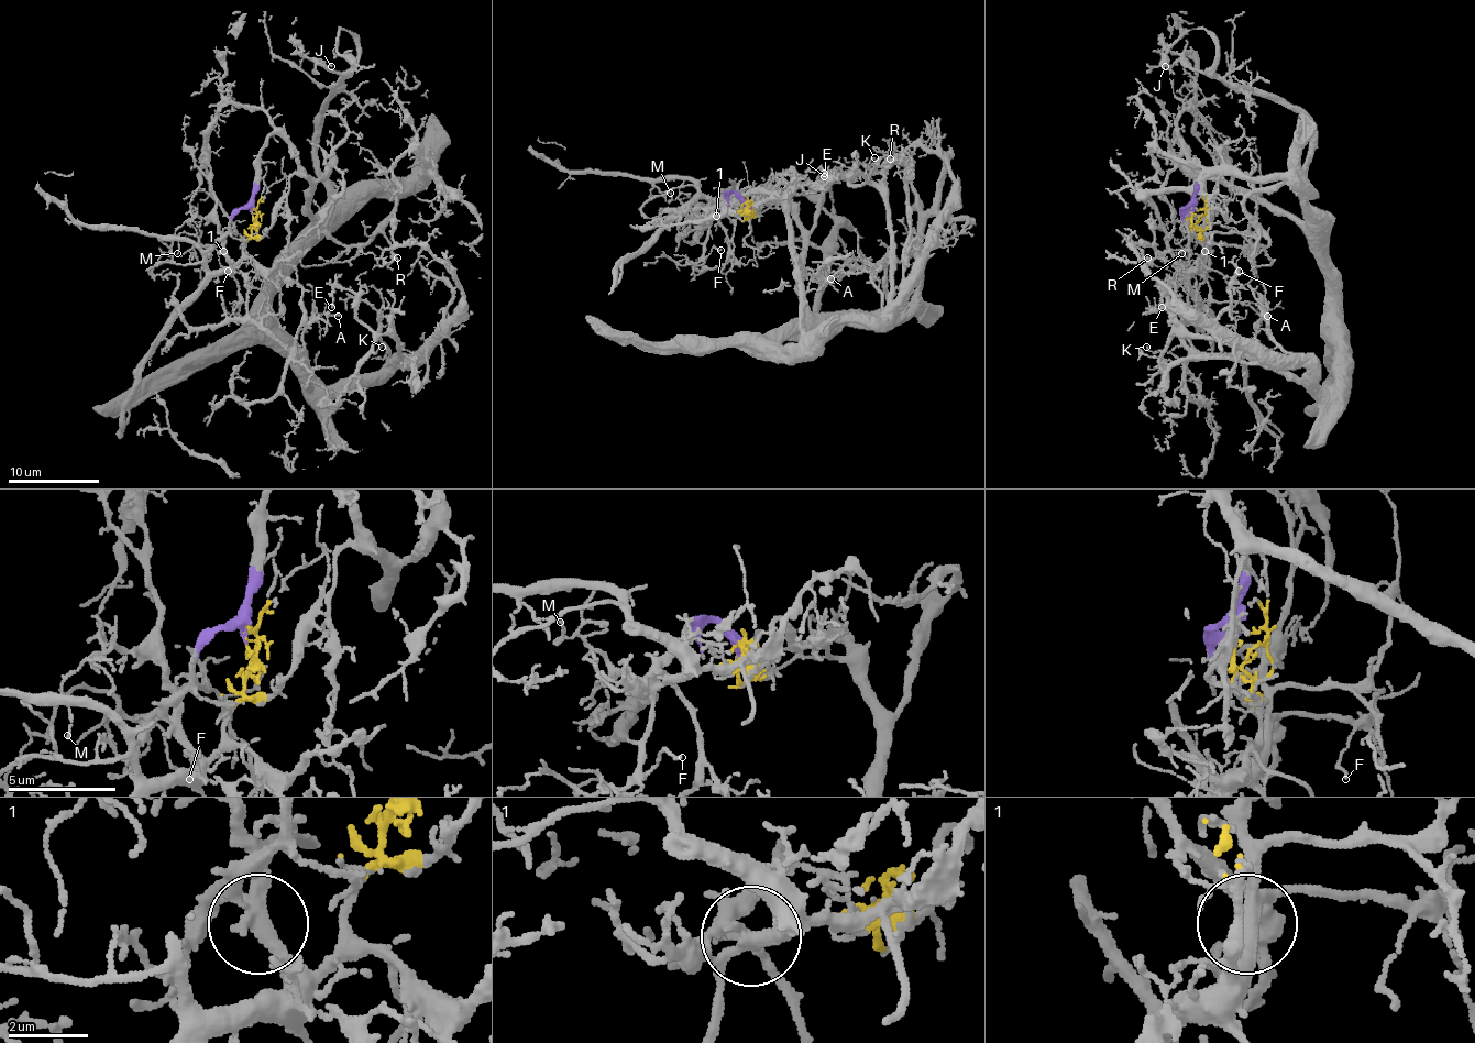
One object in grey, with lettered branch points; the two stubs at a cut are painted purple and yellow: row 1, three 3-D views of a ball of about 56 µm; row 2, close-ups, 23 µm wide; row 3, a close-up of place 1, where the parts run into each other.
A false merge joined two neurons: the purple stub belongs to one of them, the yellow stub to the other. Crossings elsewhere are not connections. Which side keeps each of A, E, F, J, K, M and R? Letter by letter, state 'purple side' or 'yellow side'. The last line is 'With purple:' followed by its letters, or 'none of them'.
A: purple side
E: purple side
F: yellow side
J: purple side
K: purple side
M: yellow side
R: purple side
With purple: A, E, J, K, R

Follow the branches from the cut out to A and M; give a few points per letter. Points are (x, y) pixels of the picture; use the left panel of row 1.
A: (252, 212), (277, 133), (309, 176), (311, 227), (271, 297), (275, 342), (311, 387), (303, 331), (339, 315)
M: (252, 215), (239, 261), (226, 251), (219, 227), (198, 217), (175, 231), (177, 253)

